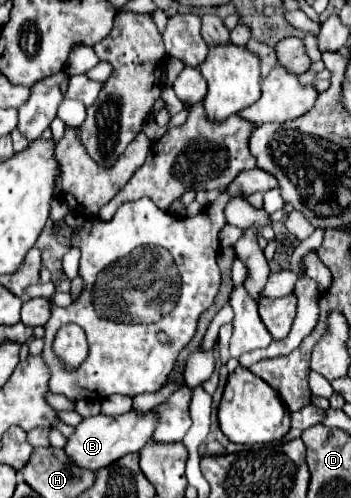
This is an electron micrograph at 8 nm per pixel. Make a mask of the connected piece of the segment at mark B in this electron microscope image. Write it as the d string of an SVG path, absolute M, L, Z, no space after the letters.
M135 408L121 416L97 416L97 418L91 416L91 418L85 418L75 428L75 434L67 438L65 452L69 454L73 464L81 468L93 468L93 472L97 472L99 468L109 466L111 462L119 460L125 454L139 452L153 438L157 422L159 422L159 416L155 410L149 410L143 414Z

